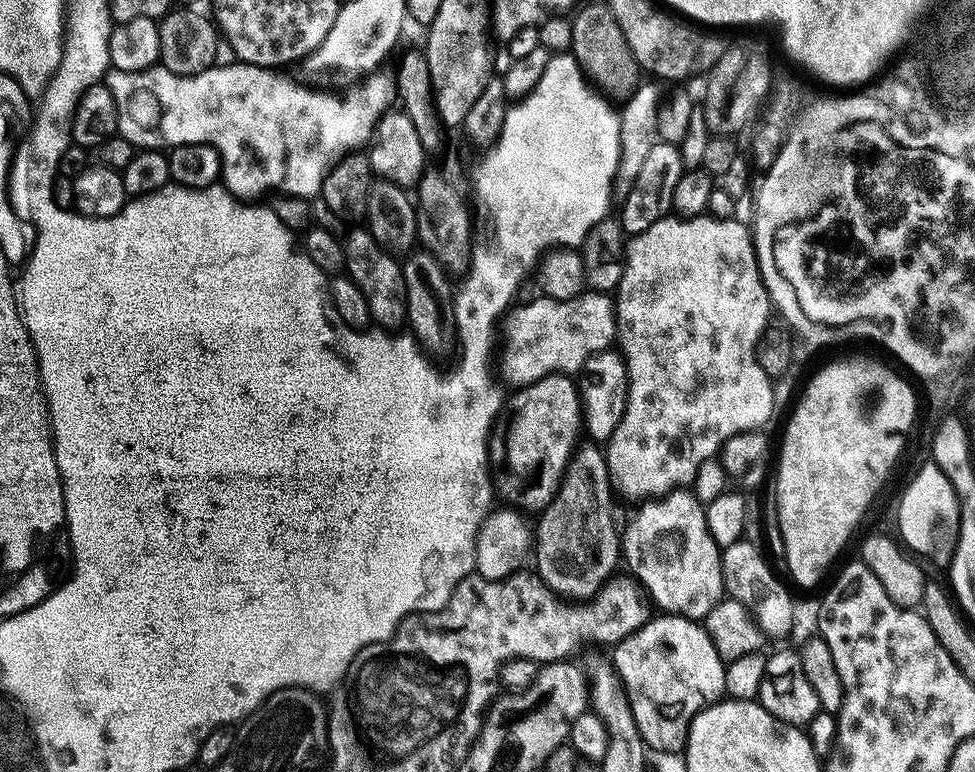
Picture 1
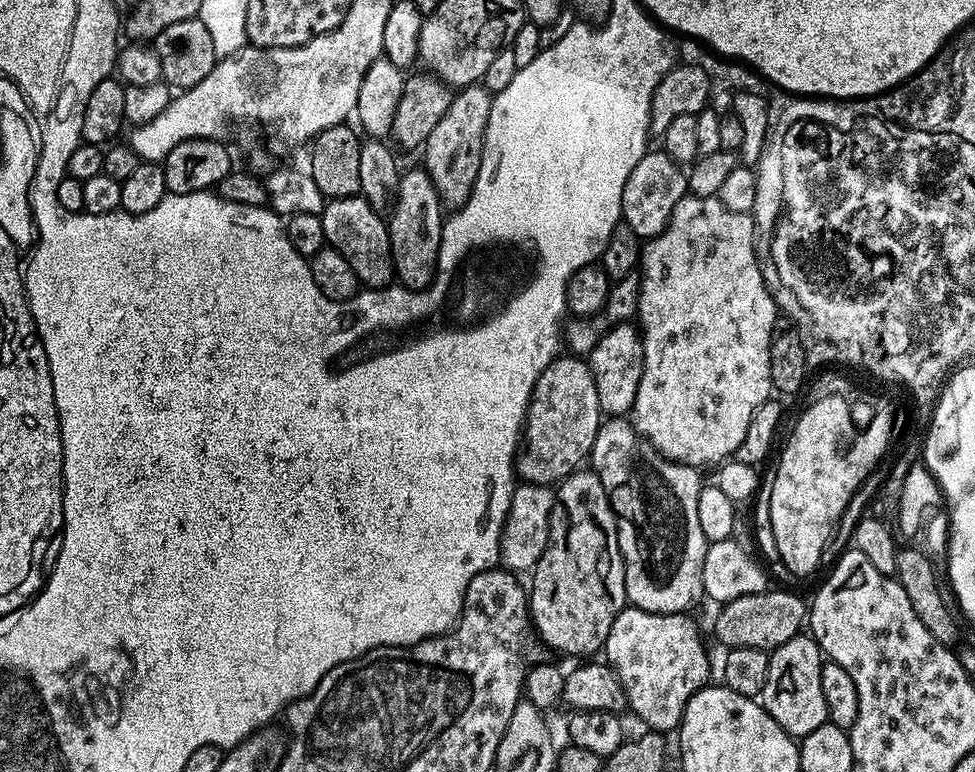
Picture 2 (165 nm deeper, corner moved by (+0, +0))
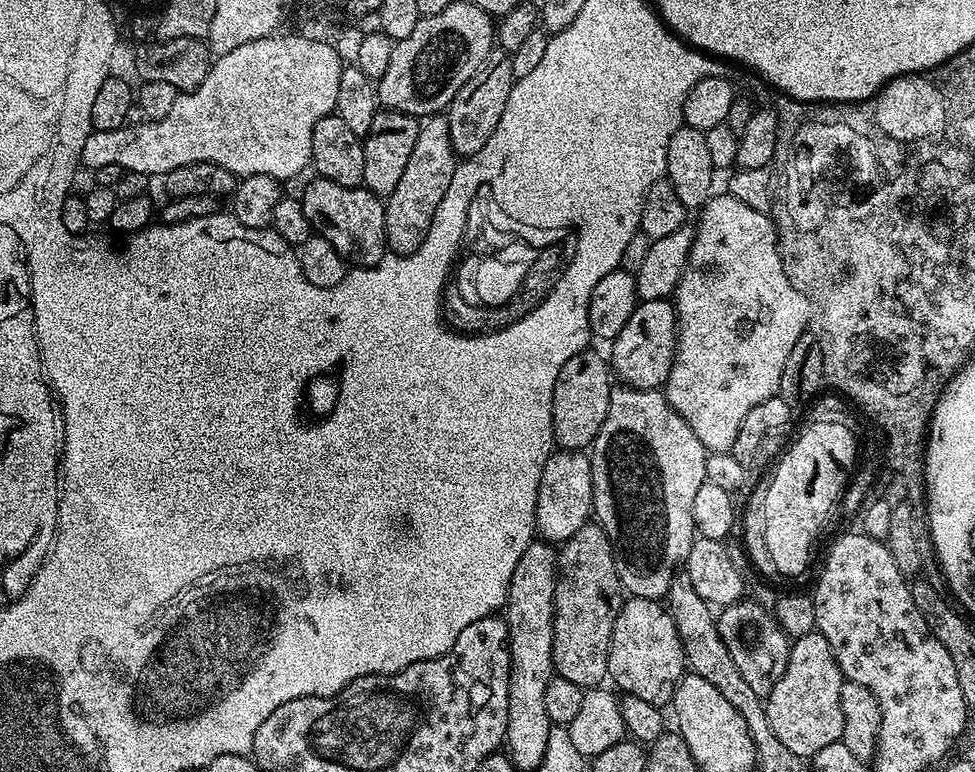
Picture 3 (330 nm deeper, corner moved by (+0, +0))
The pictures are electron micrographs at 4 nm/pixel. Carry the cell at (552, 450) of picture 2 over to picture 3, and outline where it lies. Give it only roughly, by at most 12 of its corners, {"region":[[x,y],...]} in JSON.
{"region":[[592,351],[554,382],[552,439],[587,449],[608,417],[614,376]]}

